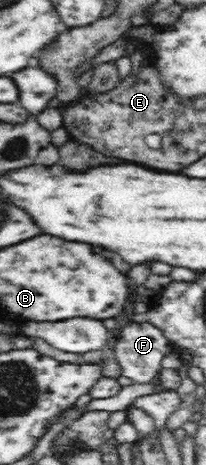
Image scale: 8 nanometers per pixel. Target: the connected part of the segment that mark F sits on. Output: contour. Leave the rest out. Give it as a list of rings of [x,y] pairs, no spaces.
[[[146,321],[140,323],[132,322],[130,326],[124,326],[122,338],[113,346],[112,351],[119,366],[120,375],[124,376],[124,378],[130,378],[133,384],[156,384],[160,371],[163,369],[161,360],[164,356],[172,352],[172,348],[168,339],[162,334],[162,331],[152,323]]]

